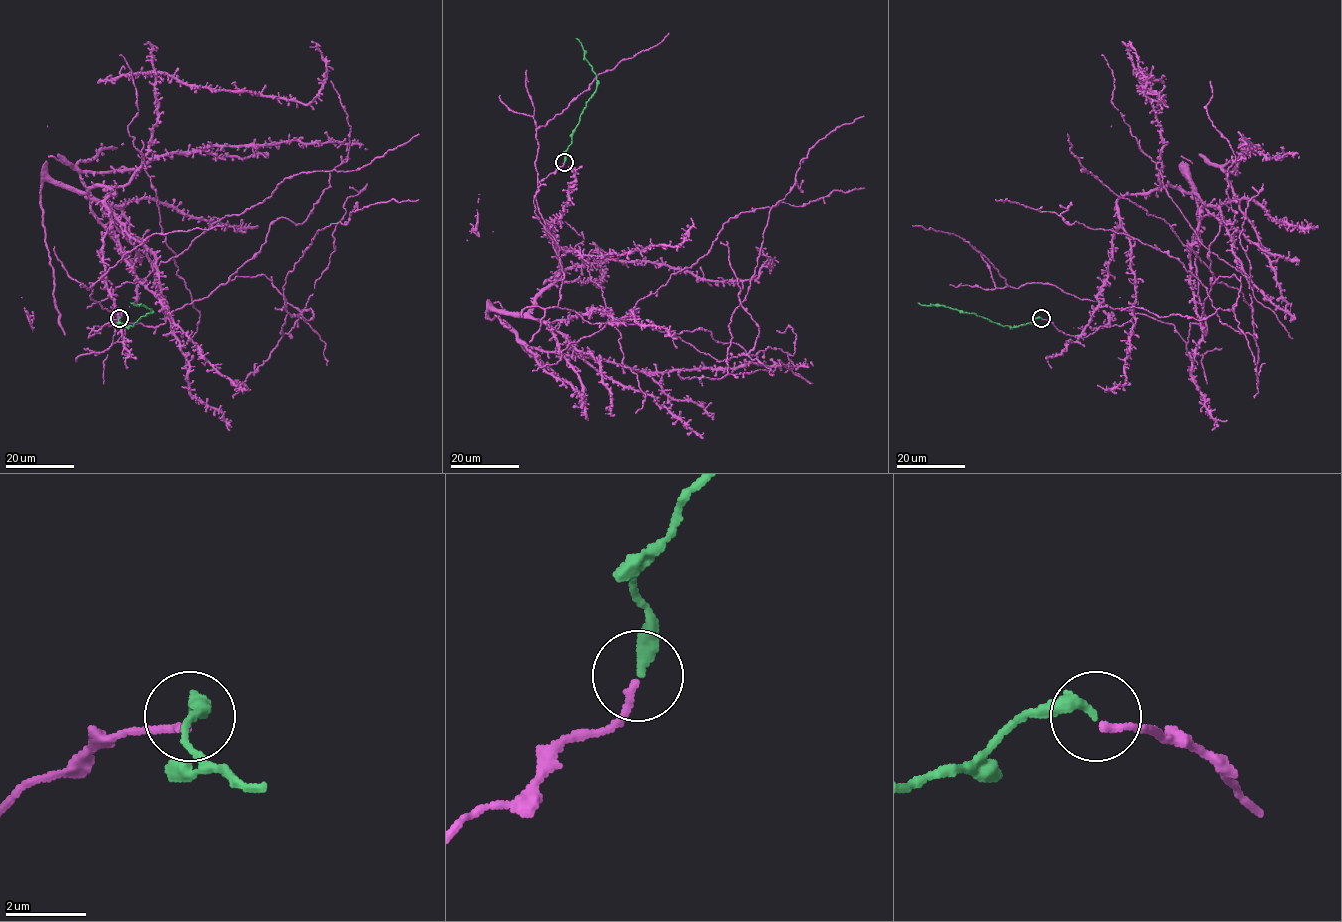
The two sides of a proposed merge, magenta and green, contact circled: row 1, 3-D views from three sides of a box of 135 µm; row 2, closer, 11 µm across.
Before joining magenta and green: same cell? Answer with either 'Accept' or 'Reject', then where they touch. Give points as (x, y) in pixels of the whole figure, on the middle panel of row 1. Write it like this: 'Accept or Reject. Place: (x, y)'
Accept. Place: (564, 162)

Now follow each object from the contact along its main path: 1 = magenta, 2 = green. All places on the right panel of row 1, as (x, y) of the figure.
1: (1042, 318), (1081, 337), (1143, 313), (1187, 342), (1204, 205), (1279, 256), (1227, 177), (1245, 149)
2: (1041, 318), (1003, 326), (966, 311), (918, 303)

